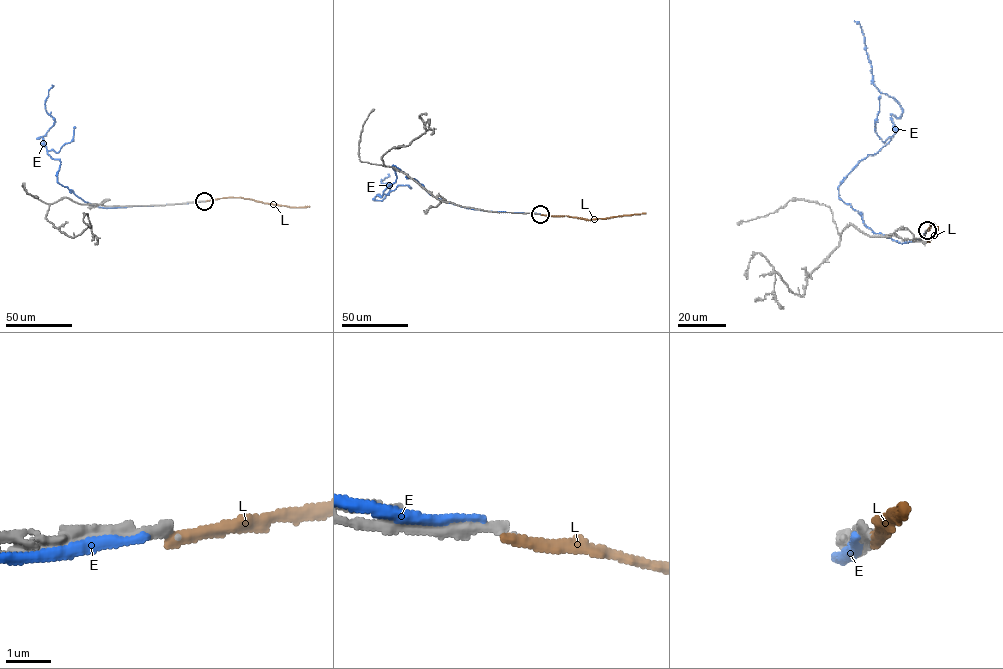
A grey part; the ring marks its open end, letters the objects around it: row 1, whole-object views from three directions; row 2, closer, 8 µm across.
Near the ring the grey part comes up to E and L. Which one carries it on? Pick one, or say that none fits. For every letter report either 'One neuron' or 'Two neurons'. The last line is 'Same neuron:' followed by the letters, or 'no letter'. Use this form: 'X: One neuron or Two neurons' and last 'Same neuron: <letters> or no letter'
E: Two neurons
L: Two neurons
Same neuron: no letter

